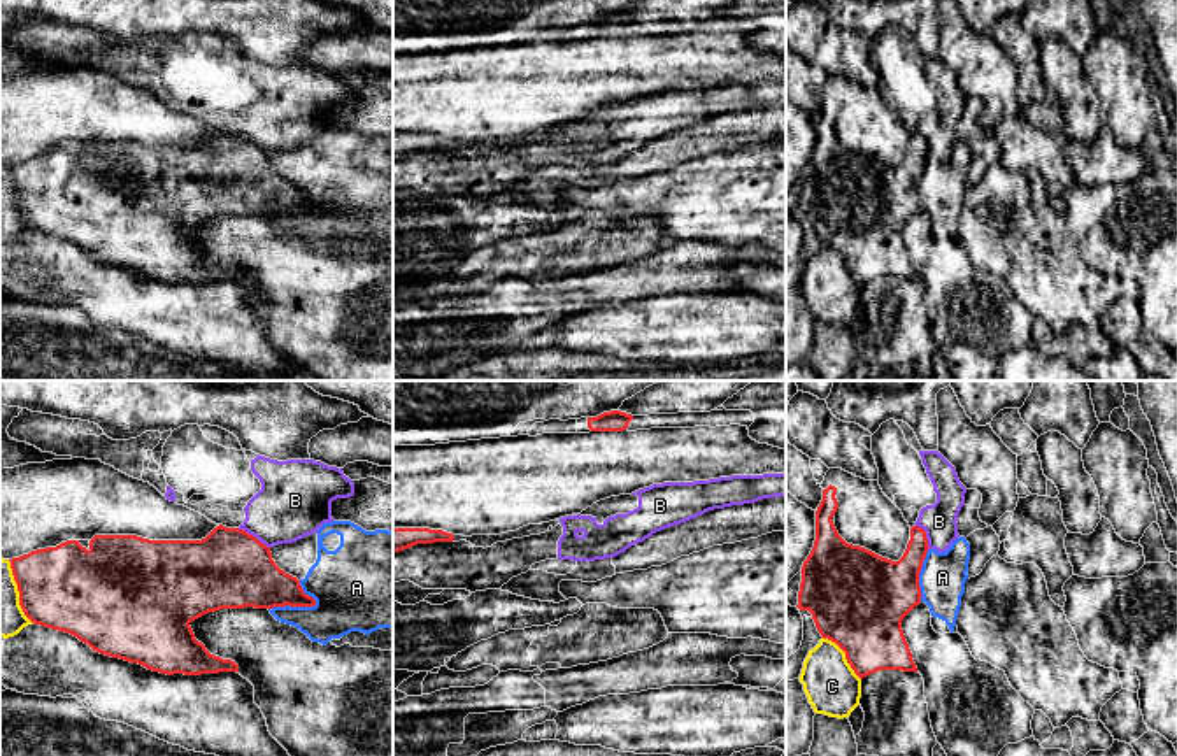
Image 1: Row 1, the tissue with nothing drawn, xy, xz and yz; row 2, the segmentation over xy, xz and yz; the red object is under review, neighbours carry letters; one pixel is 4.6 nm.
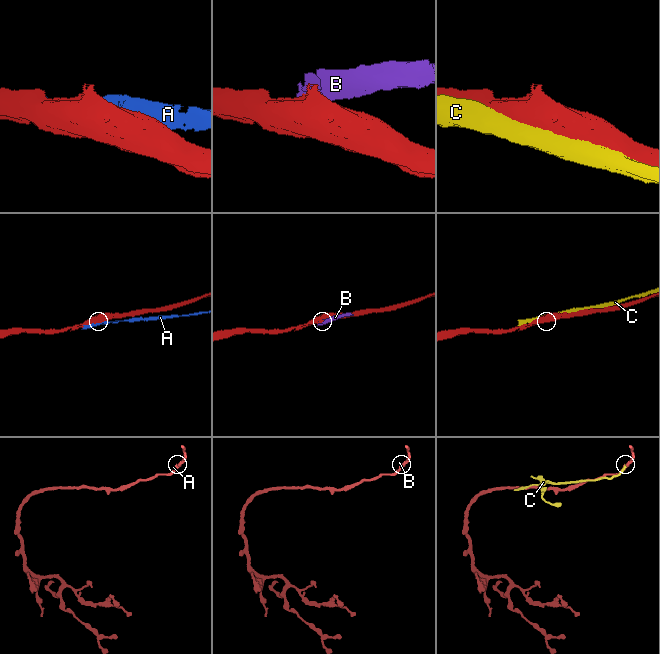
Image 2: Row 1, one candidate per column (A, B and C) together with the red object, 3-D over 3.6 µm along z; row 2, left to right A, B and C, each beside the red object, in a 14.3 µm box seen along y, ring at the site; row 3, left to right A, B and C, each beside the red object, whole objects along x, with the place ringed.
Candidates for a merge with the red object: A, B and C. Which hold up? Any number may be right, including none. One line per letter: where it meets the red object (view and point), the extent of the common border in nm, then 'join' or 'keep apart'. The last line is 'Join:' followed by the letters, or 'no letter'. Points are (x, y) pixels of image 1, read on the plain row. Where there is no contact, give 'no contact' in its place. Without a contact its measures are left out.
A: xy (293, 213) | 220 nm | keep apart
B: xy (251, 142) | 180 nm | keep apart
C: yz (846, 263) | 260 nm | keep apart
Join: no letter

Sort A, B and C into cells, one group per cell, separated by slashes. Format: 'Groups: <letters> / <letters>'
Groups: A / B / C

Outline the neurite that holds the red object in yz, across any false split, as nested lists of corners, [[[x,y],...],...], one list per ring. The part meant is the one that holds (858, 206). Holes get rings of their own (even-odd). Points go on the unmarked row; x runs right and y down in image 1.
[[[837,95],[823,96],[816,147],[802,172],[798,216],[809,218],[823,246],[835,249],[854,281],[917,279],[902,228],[921,210],[919,179],[928,160],[926,139],[910,135],[898,168],[847,151],[831,125]]]

